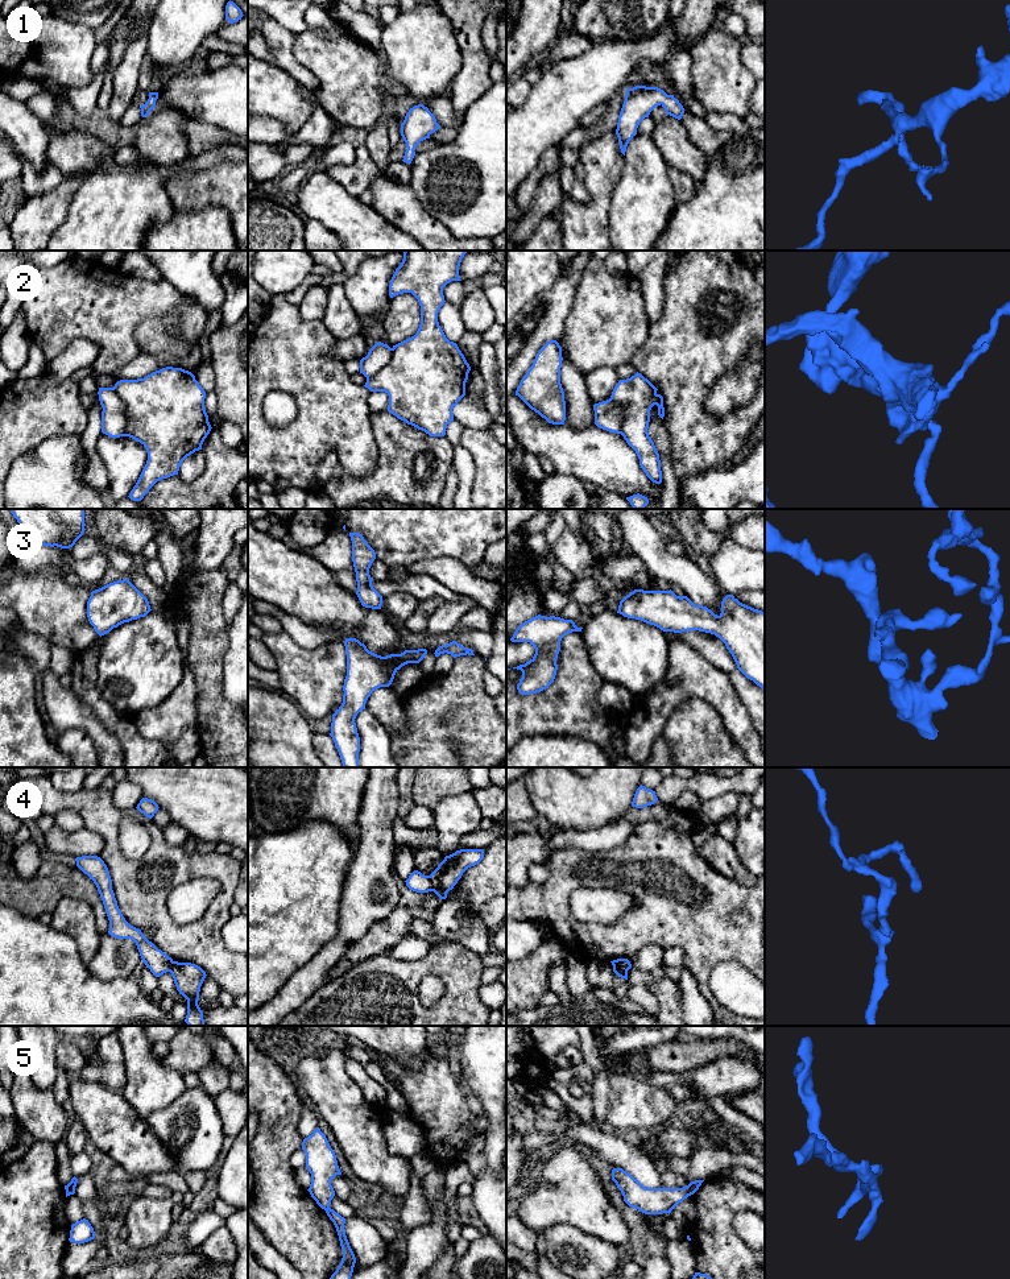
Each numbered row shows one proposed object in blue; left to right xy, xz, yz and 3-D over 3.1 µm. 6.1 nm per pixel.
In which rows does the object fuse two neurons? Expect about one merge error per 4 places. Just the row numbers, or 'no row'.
4, 5

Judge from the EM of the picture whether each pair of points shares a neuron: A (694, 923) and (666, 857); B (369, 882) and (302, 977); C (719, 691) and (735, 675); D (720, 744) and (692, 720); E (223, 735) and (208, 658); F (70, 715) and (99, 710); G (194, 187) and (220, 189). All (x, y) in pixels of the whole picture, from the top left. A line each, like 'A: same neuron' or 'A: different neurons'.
A: same neuron
B: same neuron
C: different neurons
D: same neuron
E: same neuron
F: different neurons
G: same neuron

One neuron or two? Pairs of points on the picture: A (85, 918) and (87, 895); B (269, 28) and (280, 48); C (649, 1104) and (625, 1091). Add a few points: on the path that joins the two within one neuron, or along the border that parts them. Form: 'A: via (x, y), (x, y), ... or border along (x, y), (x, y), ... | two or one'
A: border along (57, 903), (65, 897), (83, 899), (98, 930) | two
B: via (274, 33), (280, 42) | one
C: via (644, 1104), (638, 1104), (630, 1096) | one

